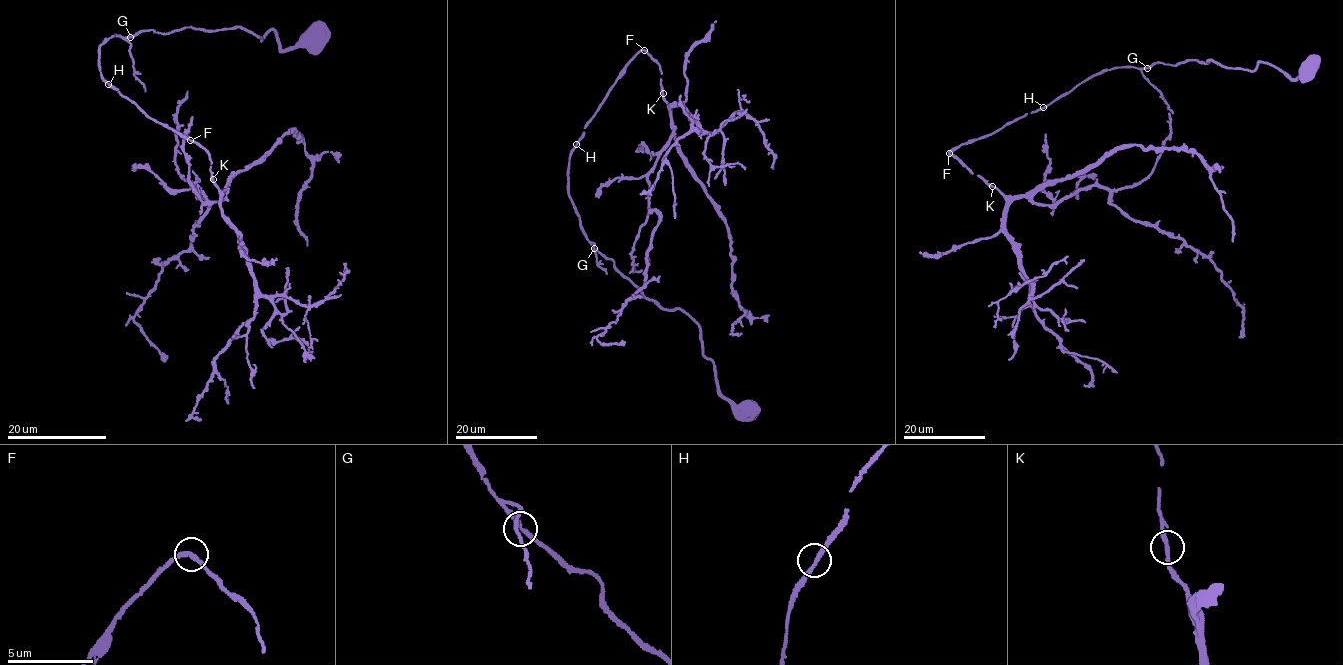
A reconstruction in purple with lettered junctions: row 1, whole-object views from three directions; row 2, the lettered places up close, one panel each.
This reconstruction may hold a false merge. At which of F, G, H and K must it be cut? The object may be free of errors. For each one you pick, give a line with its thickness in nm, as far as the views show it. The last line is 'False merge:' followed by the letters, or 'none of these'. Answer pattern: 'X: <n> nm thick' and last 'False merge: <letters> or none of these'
False merge: none of these

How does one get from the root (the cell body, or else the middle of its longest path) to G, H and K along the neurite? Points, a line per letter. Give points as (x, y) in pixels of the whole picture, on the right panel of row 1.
G: (1307, 67), (1295, 78), (1262, 62), (1253, 70), (1225, 68), (1212, 60), (1175, 65), (1156, 62), (1147, 68)
H: (1307, 67), (1295, 78), (1262, 62), (1253, 70), (1225, 68), (1212, 60), (1113, 67), (1088, 77), (1044, 107)
K: (1307, 67), (1295, 78), (1262, 62), (1244, 70), (1212, 60), (1097, 73), (949, 153), (992, 186)

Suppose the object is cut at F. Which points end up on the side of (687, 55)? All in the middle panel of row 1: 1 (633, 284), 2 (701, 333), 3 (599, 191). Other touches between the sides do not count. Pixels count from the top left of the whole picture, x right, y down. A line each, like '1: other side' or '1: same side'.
1: other side
2: other side
3: same side

